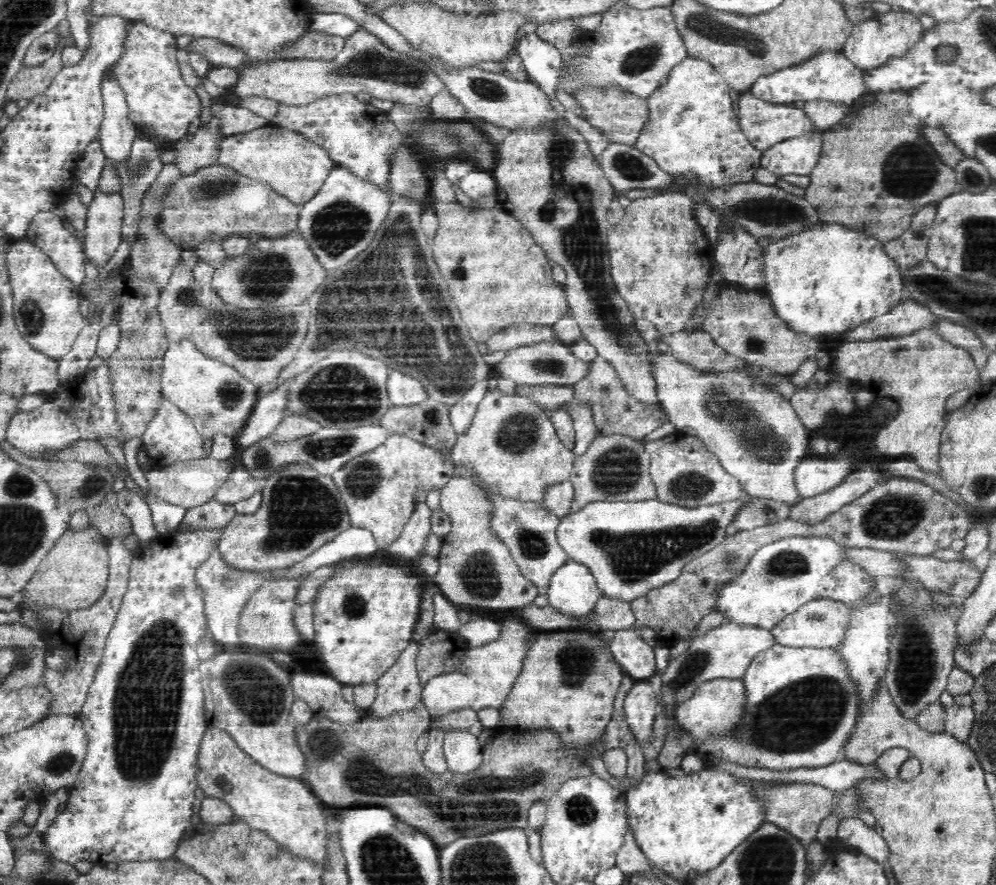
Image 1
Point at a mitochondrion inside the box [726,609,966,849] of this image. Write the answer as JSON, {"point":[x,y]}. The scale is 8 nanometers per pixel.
{"point":[799,716]}

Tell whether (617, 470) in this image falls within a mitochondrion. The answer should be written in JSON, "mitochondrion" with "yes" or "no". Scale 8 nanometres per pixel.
{"mitochondrion":"yes"}

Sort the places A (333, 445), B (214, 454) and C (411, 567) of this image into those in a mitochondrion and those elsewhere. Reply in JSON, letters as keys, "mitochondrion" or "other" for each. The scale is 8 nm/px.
{"A":"mitochondrion","B":"other","C":"other"}

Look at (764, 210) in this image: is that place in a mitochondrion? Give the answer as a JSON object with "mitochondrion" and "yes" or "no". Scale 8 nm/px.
{"mitochondrion":"yes"}

